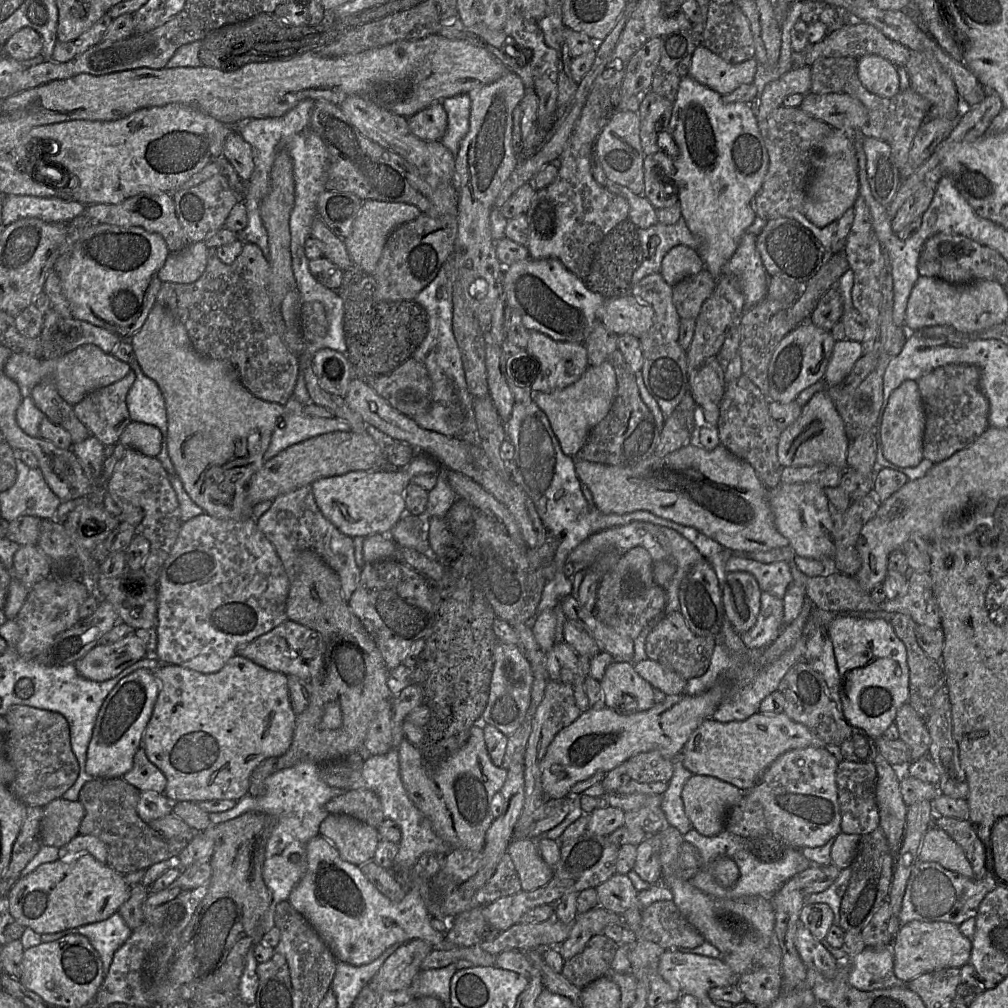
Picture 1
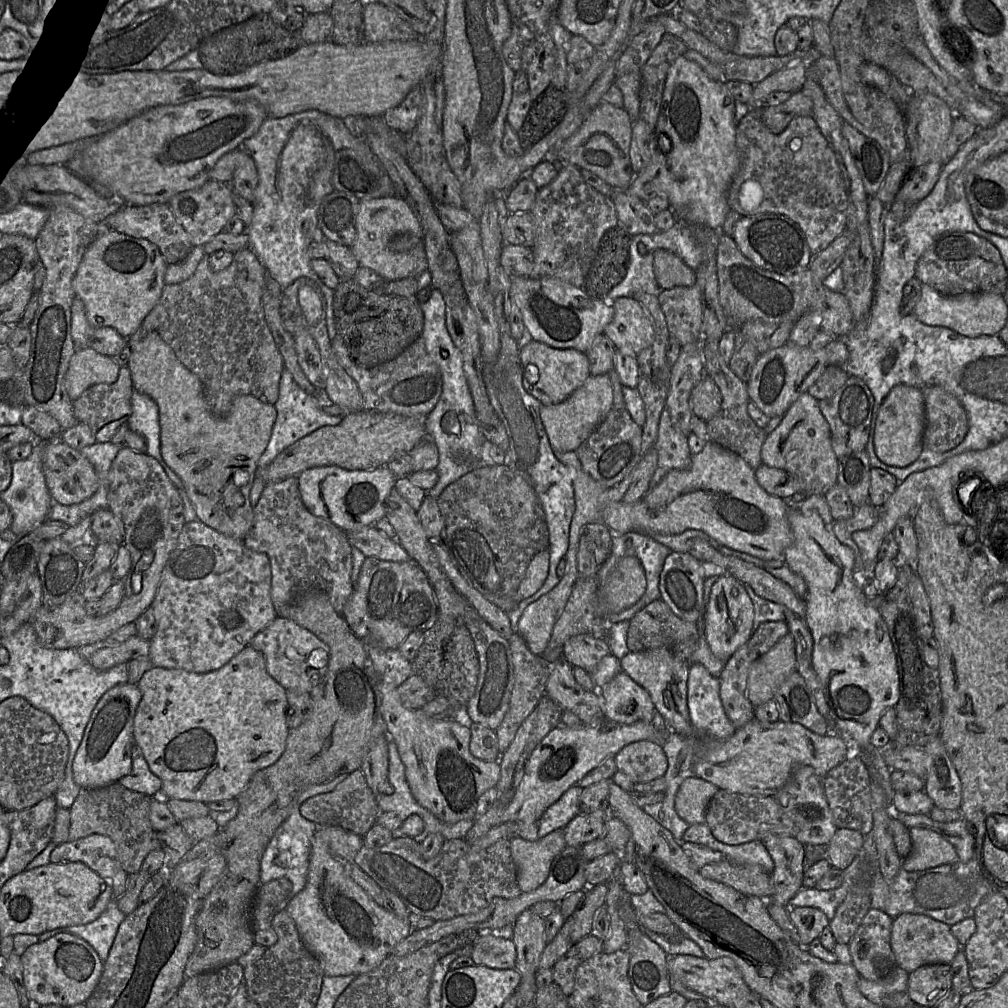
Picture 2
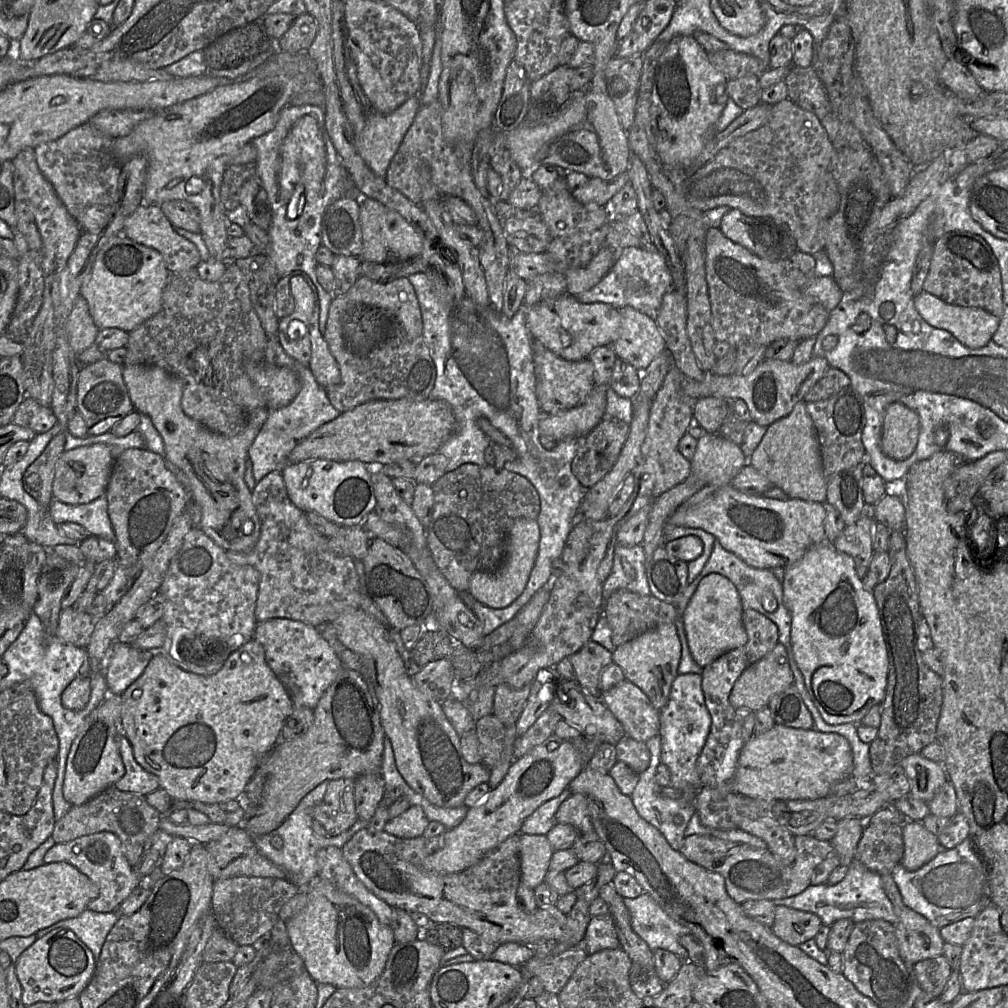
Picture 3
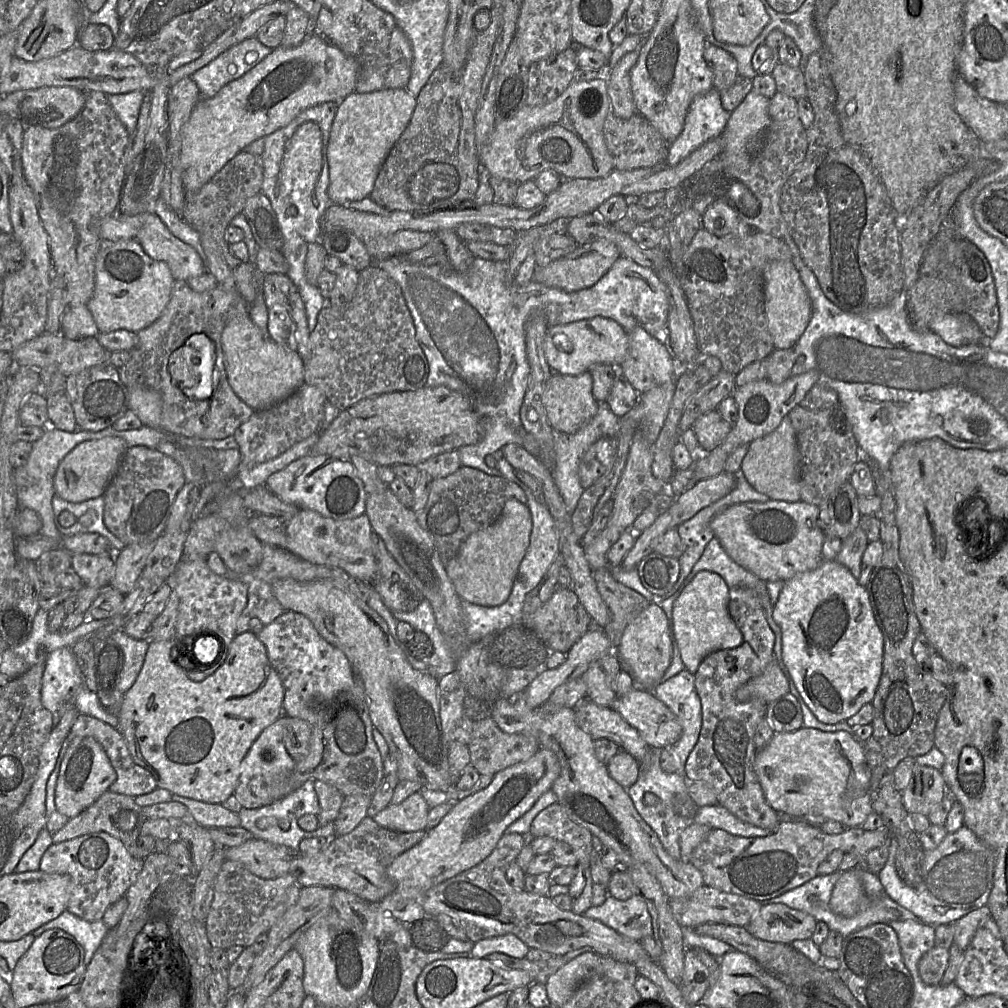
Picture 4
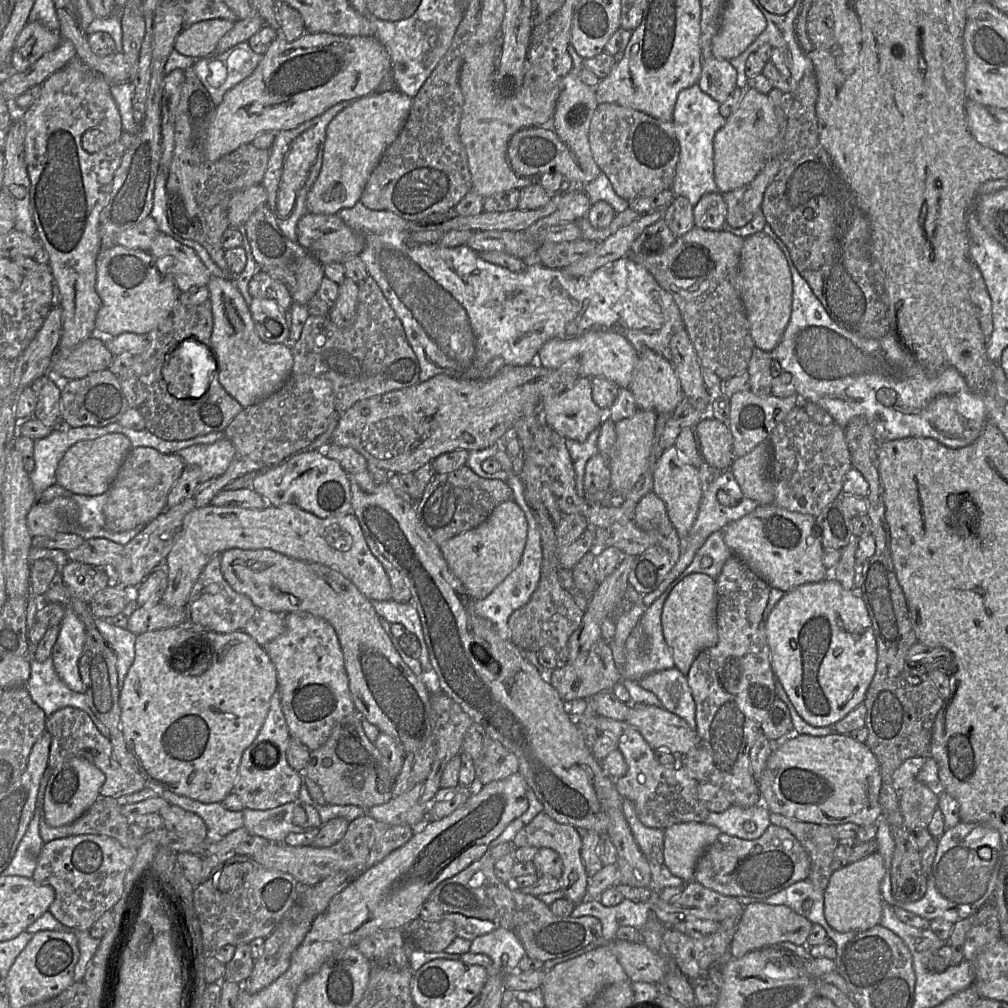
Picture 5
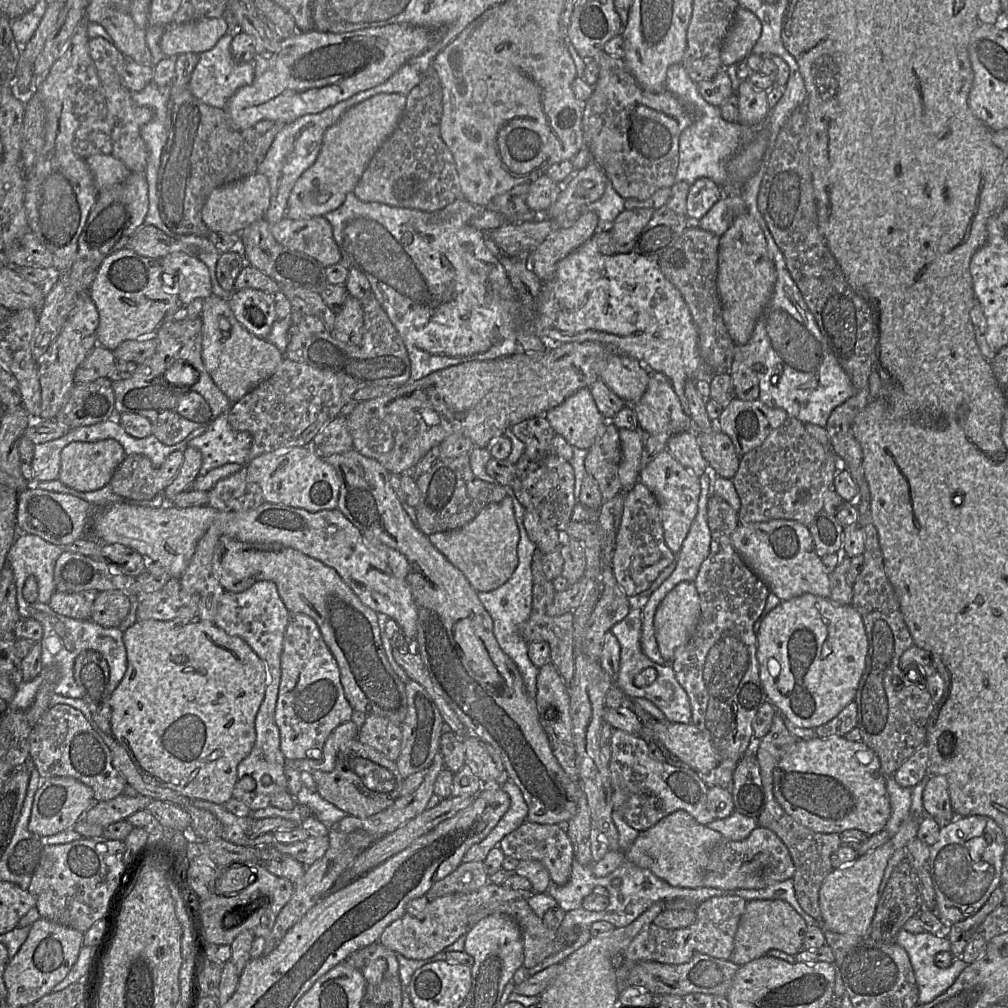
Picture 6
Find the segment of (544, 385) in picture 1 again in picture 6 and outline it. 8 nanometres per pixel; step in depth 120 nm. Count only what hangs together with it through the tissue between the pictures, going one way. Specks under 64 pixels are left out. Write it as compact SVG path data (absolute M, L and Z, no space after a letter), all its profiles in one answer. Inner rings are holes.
M590 387L579 389L563 403L548 410L544 417L556 434L580 449L590 449L606 423Z

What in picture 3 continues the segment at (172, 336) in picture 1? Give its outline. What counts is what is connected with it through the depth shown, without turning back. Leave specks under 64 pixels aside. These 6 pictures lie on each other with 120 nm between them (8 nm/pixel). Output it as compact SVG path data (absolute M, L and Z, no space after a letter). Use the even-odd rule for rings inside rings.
M127 365L123 367L123 379L134 411L150 417L163 439L166 458L187 476L189 496L201 510L201 530L227 552L249 552L259 539L260 520L245 482L246 462L248 450L270 410L267 407L252 410L244 430L228 437L208 430L184 413L181 407L183 383L163 368Z

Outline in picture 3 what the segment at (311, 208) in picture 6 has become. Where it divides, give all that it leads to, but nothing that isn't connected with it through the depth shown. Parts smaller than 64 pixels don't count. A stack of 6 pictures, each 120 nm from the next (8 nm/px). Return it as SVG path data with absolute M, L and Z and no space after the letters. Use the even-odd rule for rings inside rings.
M413 96L391 113L381 114L371 110L367 114L363 129L358 134L355 134L355 147L358 154L375 175L385 176L389 164L420 106L417 97Z

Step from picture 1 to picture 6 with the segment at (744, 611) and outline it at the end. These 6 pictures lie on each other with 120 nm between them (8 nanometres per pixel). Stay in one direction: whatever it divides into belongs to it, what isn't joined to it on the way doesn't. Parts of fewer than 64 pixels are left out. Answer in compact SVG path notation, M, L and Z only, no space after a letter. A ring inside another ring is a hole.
M683 581L670 590L657 607L654 629L657 644L665 661L671 662L675 650L693 634L700 618L700 598L693 581Z

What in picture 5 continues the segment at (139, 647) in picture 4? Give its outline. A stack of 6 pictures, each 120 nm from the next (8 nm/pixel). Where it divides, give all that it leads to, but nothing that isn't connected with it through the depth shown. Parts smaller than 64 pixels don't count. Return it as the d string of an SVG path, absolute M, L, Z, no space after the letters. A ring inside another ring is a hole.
M96 618L95 624L102 637L117 655L118 685L121 688L135 658L137 635L126 628L112 625L105 619Z

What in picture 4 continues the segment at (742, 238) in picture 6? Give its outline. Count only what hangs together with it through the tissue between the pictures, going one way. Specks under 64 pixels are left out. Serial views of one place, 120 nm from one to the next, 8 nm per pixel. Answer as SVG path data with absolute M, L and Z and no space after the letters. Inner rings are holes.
M775 260L764 270L765 309L776 349L794 347L812 316L812 303L798 270L791 260Z

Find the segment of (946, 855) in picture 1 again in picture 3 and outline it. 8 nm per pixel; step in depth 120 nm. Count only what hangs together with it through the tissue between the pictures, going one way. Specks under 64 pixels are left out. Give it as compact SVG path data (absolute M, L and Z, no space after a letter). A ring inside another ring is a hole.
M917 821L903 825L904 855L901 864L909 871L916 871L932 860L944 847L937 835Z

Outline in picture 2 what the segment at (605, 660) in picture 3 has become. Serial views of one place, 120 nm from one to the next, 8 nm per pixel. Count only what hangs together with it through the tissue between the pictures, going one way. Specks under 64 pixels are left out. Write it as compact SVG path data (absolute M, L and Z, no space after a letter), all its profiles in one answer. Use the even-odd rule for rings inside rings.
M577 635L571 637L563 646L563 659L572 666L592 673L598 663L611 654L605 637Z

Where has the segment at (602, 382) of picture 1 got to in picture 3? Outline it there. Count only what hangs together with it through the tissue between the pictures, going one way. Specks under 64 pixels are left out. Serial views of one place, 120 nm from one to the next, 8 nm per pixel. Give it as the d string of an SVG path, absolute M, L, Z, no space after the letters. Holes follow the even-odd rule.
M594 385L587 398L578 406L558 412L544 414L542 412L539 422L540 435L548 436L554 440L562 441L568 437L584 437L590 433L604 418L607 405L607 385Z

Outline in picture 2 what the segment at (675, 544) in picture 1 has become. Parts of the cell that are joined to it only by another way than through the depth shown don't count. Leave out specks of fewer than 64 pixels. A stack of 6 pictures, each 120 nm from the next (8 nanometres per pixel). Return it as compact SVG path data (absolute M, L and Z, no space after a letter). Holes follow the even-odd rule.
M629 532L622 535L617 535L617 534L613 535L611 553L597 572L597 579L599 584L600 582L605 581L605 579L614 570L615 566L622 558L626 556L635 556L640 560L644 568L647 580L647 588L643 596L633 606L619 613L608 614L605 619L606 624L613 624L620 621L629 622L638 611L643 609L651 602L660 599L660 591L659 591L660 574L662 572L665 559L671 552L672 551L669 548L667 548L666 546L657 542L650 536L643 533Z

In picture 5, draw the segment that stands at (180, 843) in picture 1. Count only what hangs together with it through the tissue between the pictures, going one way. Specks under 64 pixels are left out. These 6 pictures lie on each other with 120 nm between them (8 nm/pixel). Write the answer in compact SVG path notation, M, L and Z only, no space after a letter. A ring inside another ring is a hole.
M99 797L97 801L70 825L70 836L92 834L115 838L127 848L136 849L145 838L129 837L131 820L121 813L122 804L113 797Z

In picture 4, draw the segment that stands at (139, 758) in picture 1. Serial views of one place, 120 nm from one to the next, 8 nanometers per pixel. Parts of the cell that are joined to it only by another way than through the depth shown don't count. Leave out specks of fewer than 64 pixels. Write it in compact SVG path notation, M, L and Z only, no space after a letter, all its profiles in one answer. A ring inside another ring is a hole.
M80 713L66 738L68 748L72 744L78 744L85 737L92 737L101 744L111 762L111 765L116 771L116 780L110 785L108 791L128 795L134 798L148 794L157 788L156 782L151 773L133 761L126 741L117 727L100 721L92 716Z

